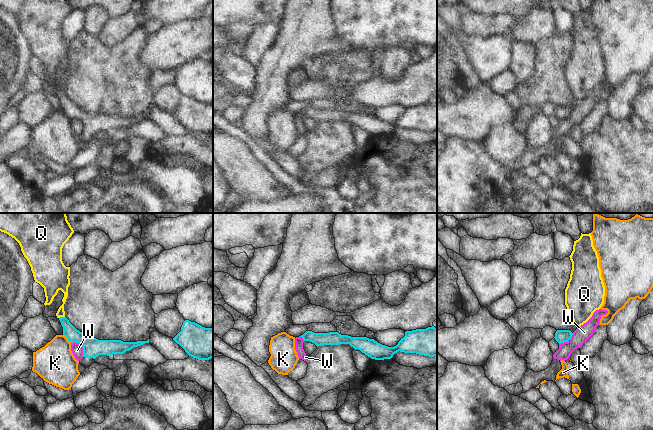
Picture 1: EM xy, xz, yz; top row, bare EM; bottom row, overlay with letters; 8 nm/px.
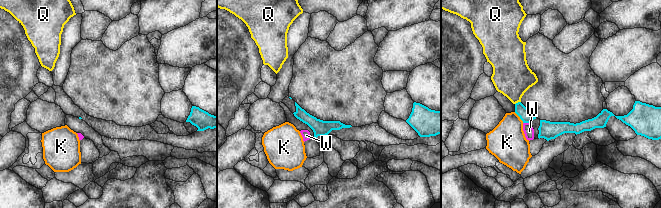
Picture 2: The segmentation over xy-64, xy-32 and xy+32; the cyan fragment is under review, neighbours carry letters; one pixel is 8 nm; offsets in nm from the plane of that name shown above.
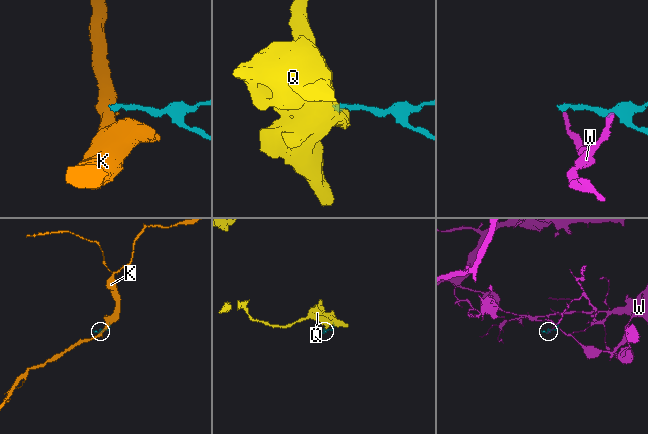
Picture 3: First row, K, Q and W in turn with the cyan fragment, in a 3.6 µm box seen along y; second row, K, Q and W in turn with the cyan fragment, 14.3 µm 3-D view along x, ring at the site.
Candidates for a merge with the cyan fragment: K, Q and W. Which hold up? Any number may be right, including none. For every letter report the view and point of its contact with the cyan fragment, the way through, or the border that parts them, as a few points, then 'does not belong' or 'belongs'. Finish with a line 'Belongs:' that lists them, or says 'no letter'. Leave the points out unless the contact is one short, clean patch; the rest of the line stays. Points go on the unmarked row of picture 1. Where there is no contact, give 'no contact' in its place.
K: meets cyan in xy at (67, 114); border along xy (63, 110), (71, 118); does not belong
Q: meets cyan in xy at (61, 93); border along xy (64, 92), (59, 94); does not belong
W: meets cyan in xy at (81, 121); border along xy (71, 118), (77, 118), (82, 123), (83, 132); does not belong
Belongs: no letter

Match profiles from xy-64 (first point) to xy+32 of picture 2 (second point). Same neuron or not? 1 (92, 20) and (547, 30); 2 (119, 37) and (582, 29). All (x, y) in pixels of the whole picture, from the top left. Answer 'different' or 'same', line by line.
1: same
2: same

